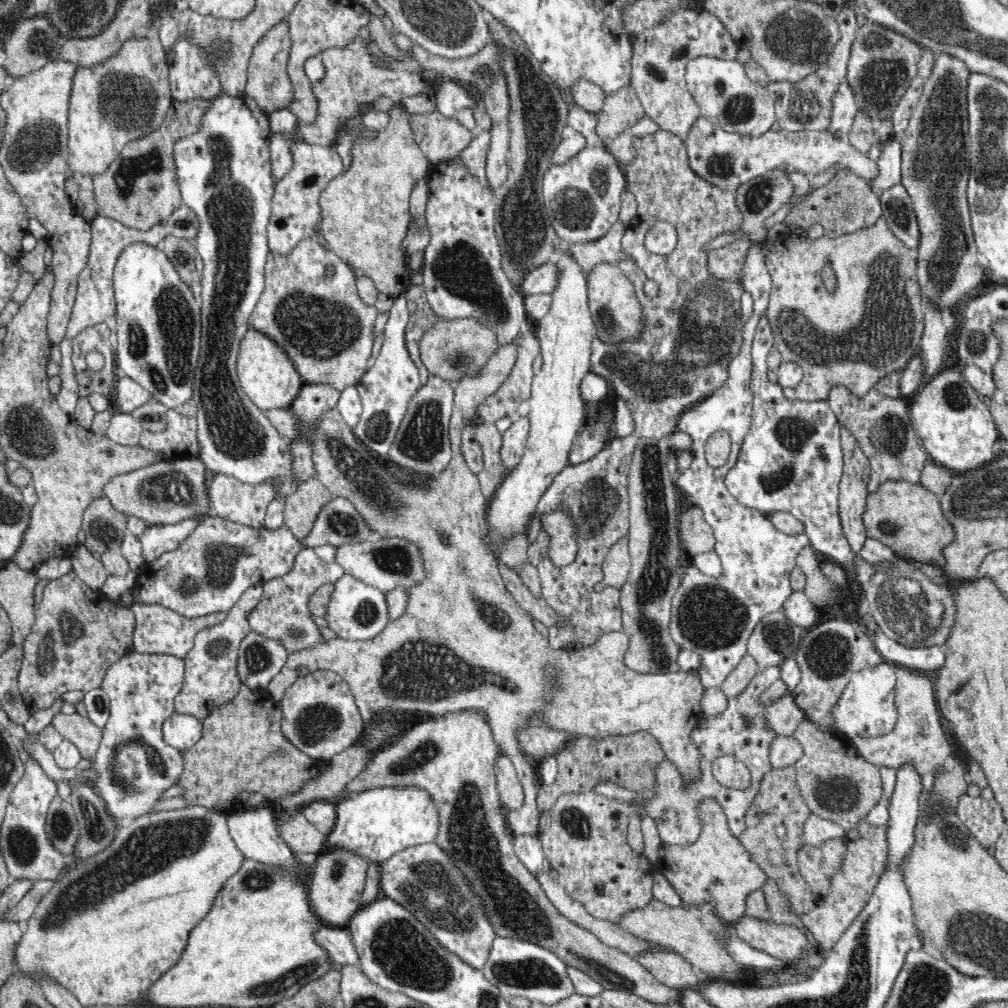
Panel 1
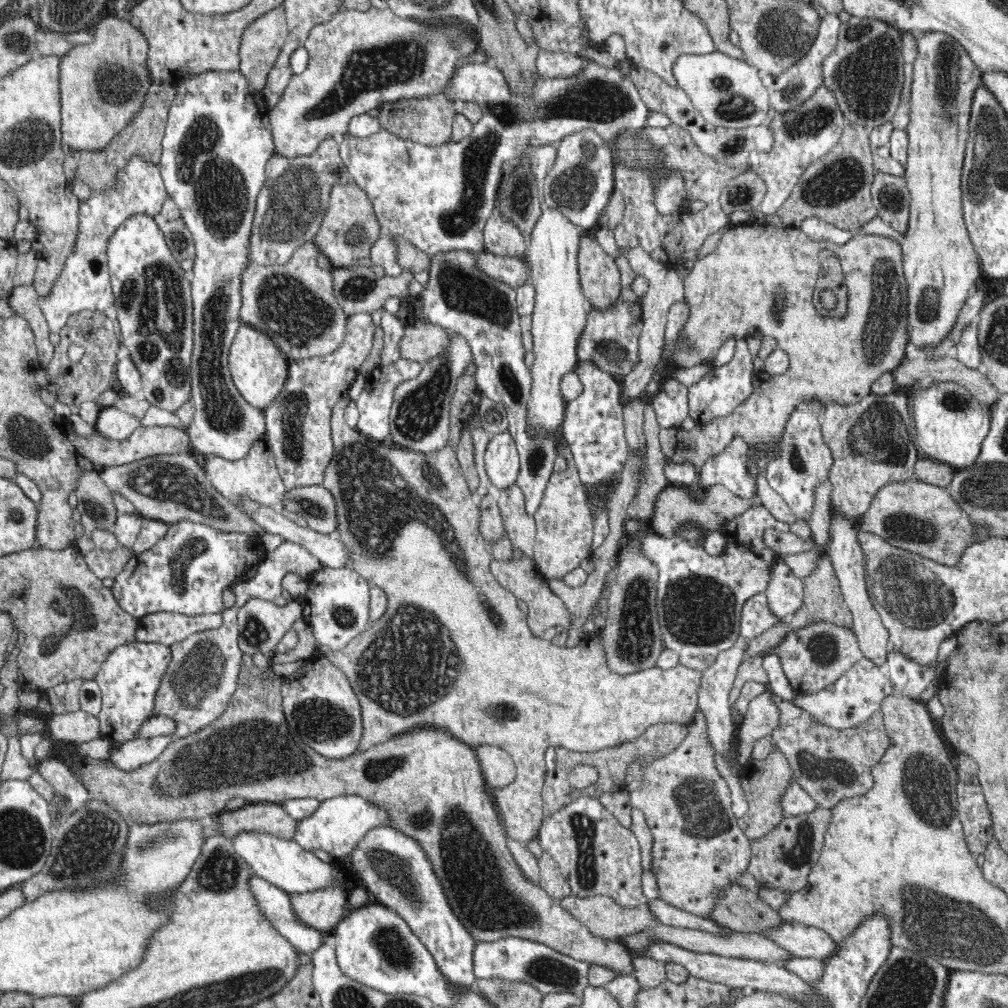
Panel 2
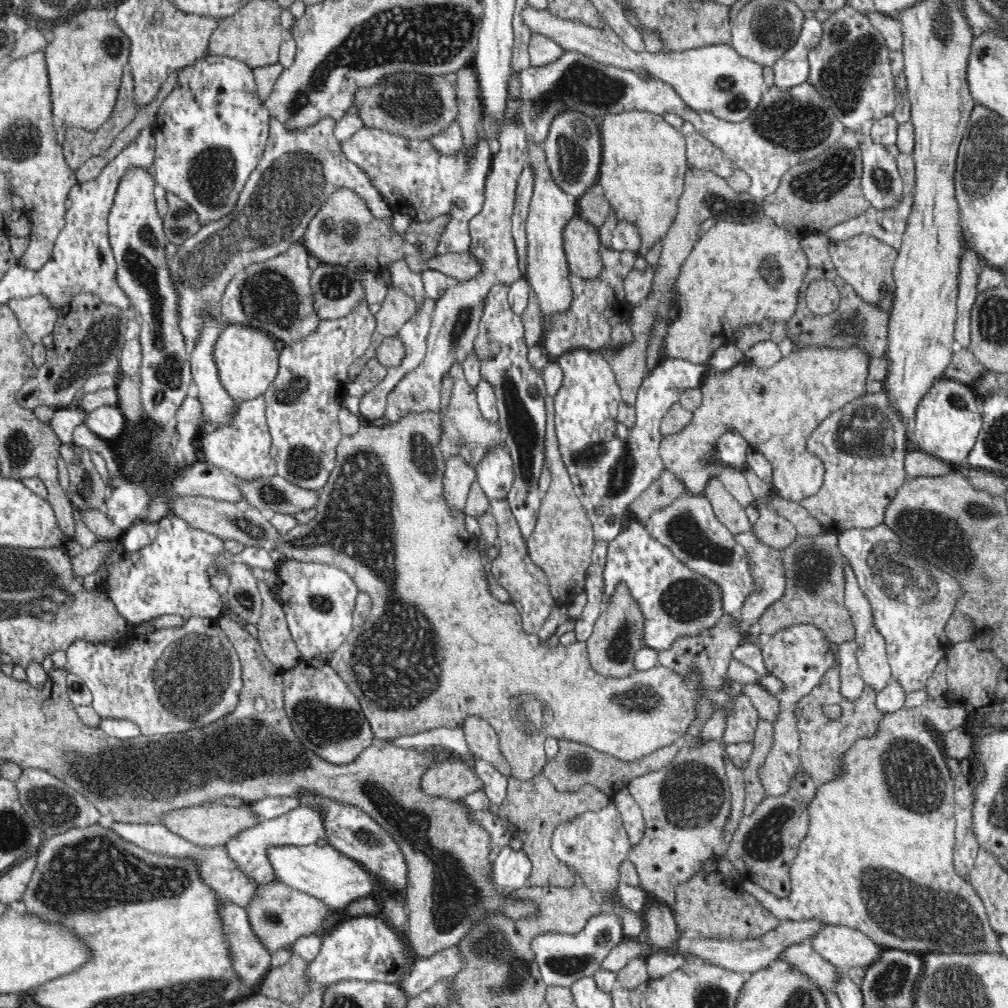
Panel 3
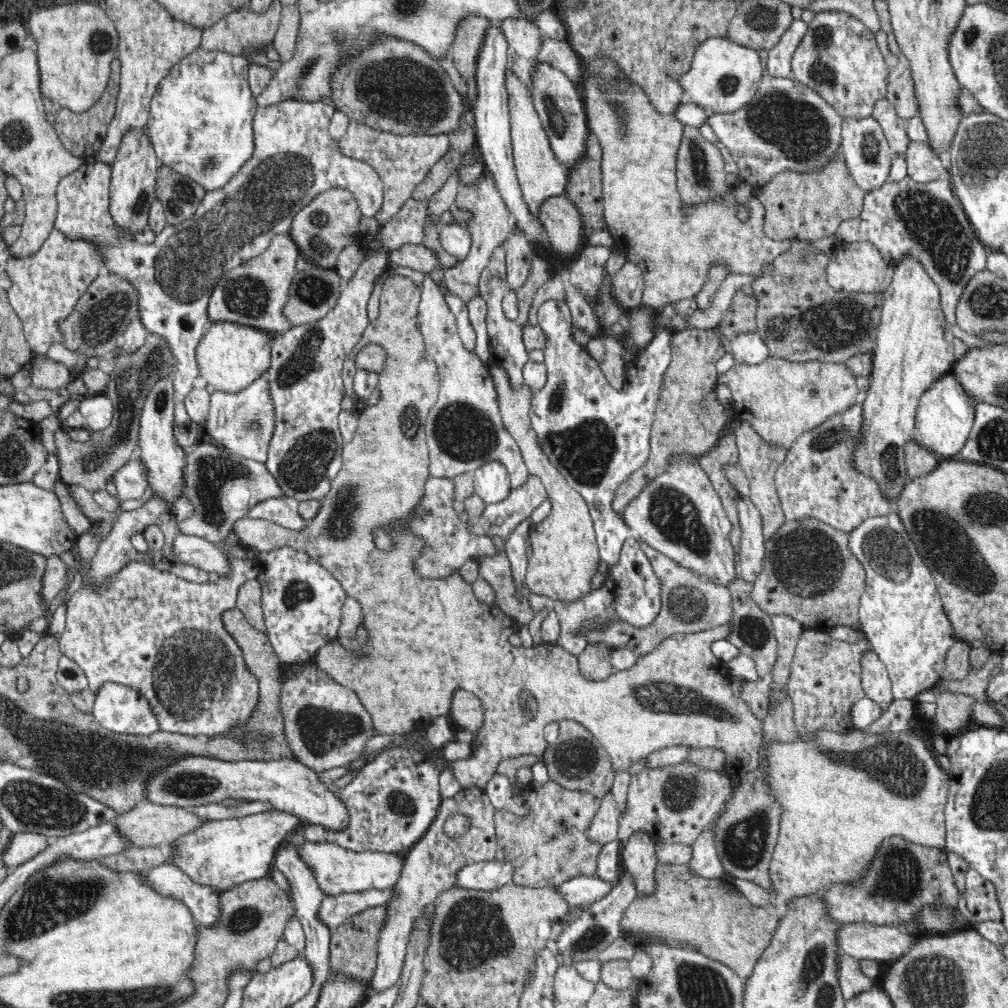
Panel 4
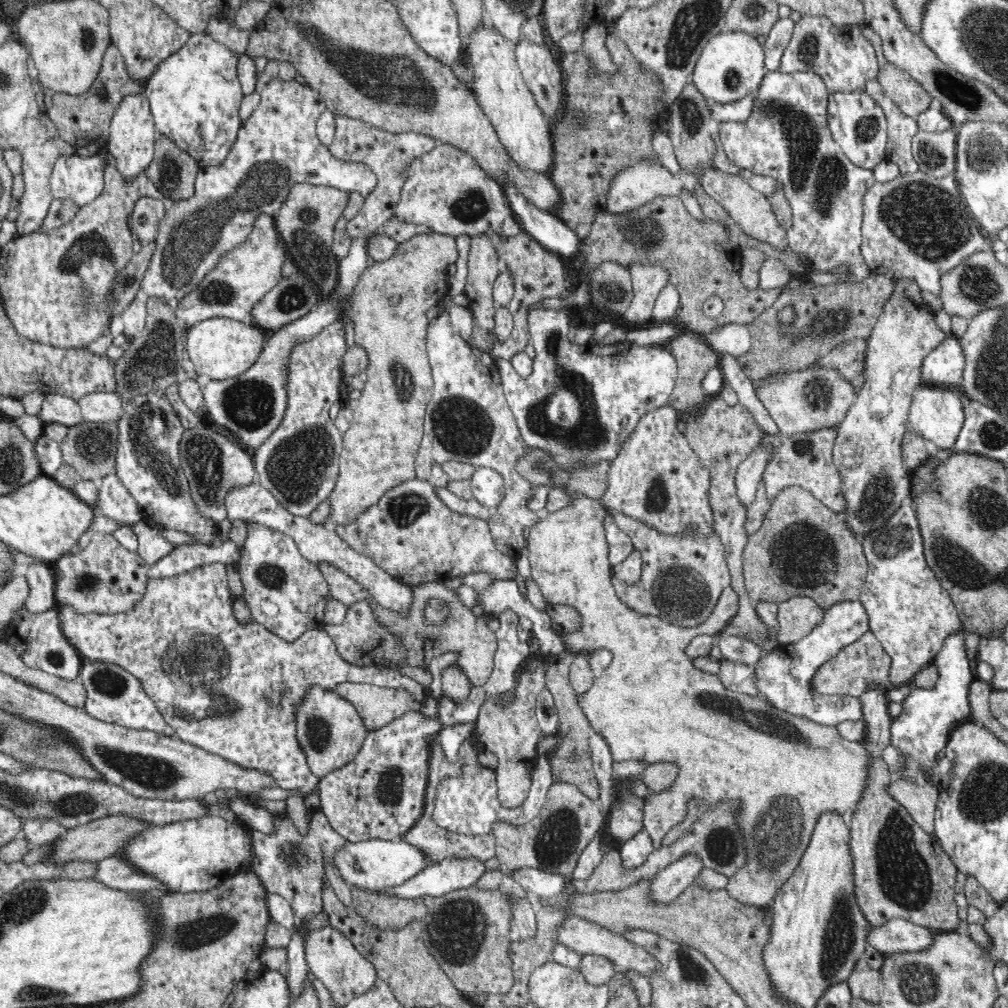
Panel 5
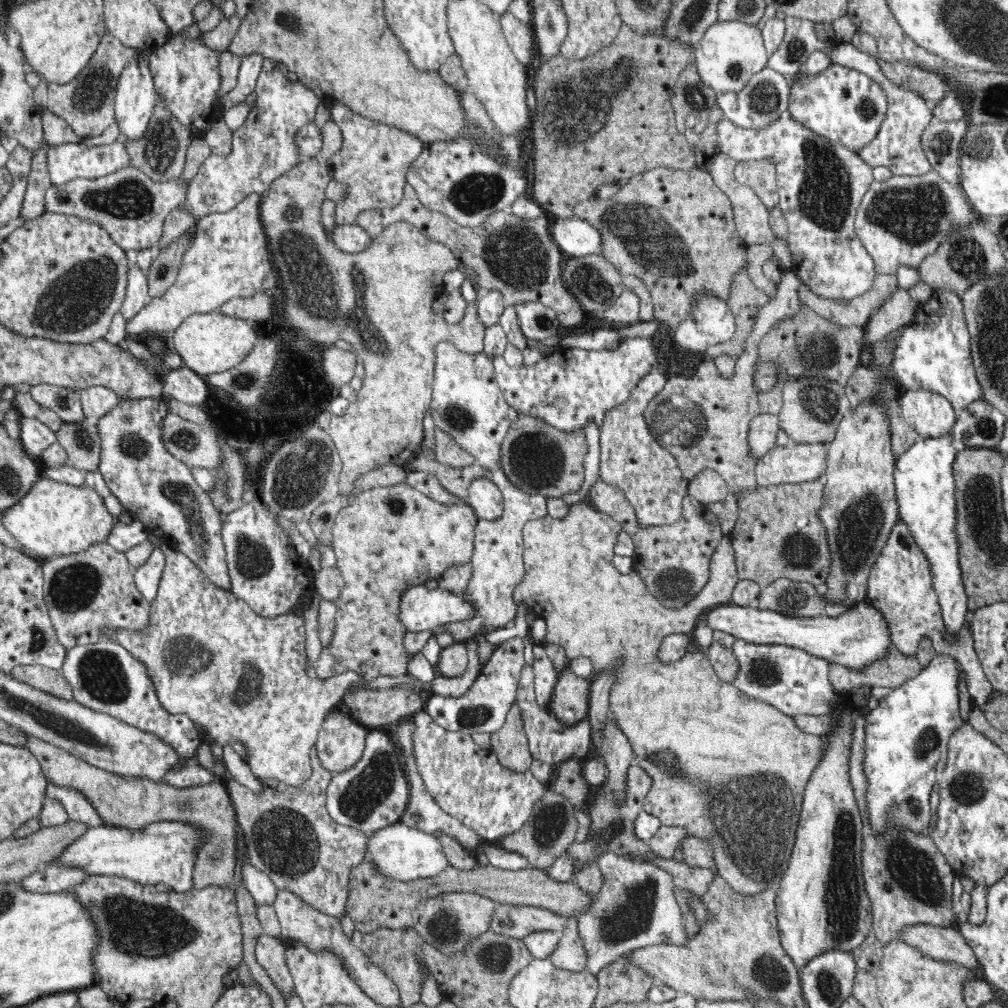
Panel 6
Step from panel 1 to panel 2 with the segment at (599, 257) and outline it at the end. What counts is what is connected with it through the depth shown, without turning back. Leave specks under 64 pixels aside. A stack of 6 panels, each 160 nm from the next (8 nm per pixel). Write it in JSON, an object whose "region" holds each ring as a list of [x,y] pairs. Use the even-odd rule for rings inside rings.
{"region":[[[606,225],[594,234],[591,234],[593,238],[600,246],[609,254],[614,260],[616,258],[625,258],[628,256],[628,261],[631,267],[634,269],[637,275],[643,276],[649,282],[648,292],[644,296],[640,297],[640,303],[642,303],[642,316],[643,327],[641,328],[641,335],[639,336],[639,350],[638,350],[638,365],[634,368],[629,376],[626,376],[621,382],[621,405],[628,405],[629,401],[641,398],[649,382],[654,375],[654,368],[658,366],[660,355],[662,352],[665,326],[667,325],[667,319],[671,313],[674,302],[684,300],[684,285],[683,280],[678,277],[678,274],[674,271],[674,266],[666,266],[656,262],[644,249],[640,249],[637,252],[628,249],[618,249],[616,241],[614,240],[614,233],[609,230]]]}

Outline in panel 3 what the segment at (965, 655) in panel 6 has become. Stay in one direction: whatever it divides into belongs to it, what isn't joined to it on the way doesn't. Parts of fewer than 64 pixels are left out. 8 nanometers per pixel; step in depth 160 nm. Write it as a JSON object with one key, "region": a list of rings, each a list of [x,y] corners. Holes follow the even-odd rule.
{"region":[[[884,523],[874,528],[848,529],[837,532],[836,535],[840,552],[852,565],[858,585],[872,605],[874,627],[884,635],[893,680],[898,681],[906,693],[921,689],[926,686],[925,683],[928,682],[938,661],[947,656],[952,646],[946,636],[945,626],[956,606],[959,581],[954,575],[944,573],[930,561],[919,556],[913,547],[905,544]]]}

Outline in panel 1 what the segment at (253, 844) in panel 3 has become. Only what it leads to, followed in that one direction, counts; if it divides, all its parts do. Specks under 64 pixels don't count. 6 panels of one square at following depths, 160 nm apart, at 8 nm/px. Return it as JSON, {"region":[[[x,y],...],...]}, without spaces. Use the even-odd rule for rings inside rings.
{"region":[[[416,786],[376,787],[353,794],[338,803],[336,807],[336,824],[334,824],[332,832],[326,834],[328,850],[346,850],[380,864],[389,860],[397,852],[424,845],[426,842],[434,843],[438,836],[440,815],[438,815],[438,805],[432,802],[434,799],[430,797],[430,793]]]}

